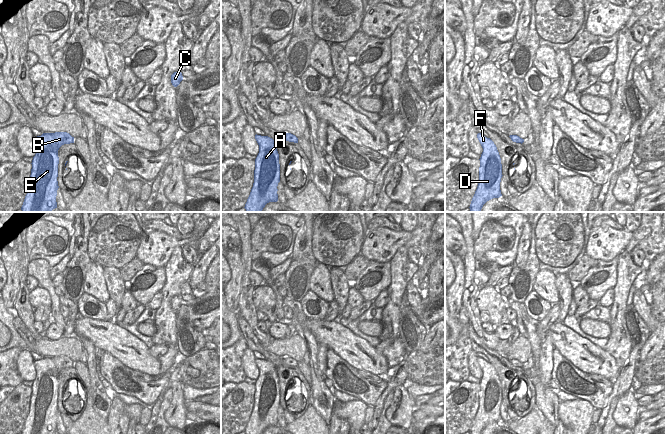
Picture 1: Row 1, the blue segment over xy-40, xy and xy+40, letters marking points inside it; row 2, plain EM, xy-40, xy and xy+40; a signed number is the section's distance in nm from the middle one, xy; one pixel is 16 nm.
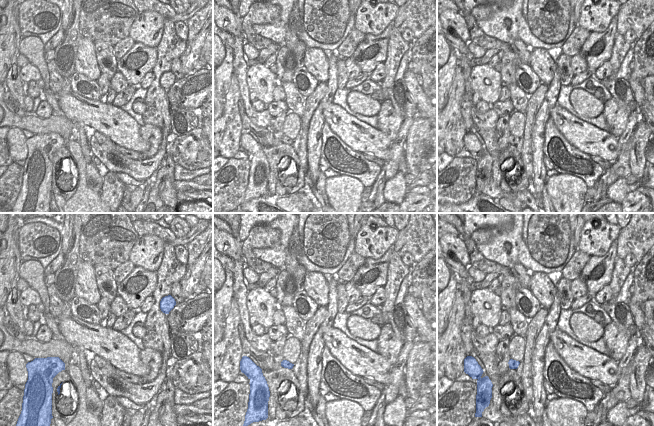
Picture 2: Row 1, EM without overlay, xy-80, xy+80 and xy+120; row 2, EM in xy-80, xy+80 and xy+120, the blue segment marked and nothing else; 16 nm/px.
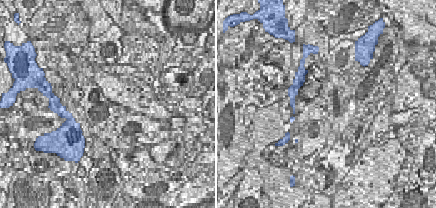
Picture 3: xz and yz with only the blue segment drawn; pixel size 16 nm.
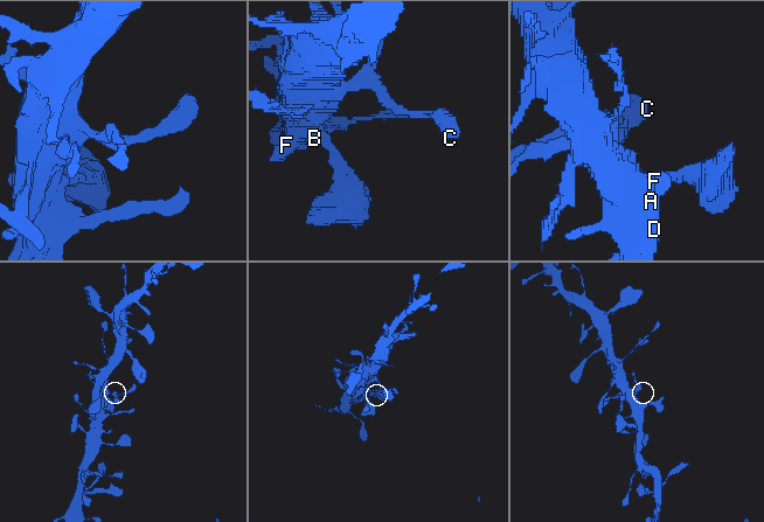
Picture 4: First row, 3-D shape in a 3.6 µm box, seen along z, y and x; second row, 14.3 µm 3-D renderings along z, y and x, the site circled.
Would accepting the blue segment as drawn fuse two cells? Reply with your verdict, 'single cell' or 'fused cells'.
single cell

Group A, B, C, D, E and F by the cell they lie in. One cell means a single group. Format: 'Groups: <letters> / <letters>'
Groups: A B C D E F.

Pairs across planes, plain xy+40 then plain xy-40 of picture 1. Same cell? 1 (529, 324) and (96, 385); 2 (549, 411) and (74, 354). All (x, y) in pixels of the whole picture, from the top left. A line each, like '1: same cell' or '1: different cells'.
1: same cell
2: different cells

